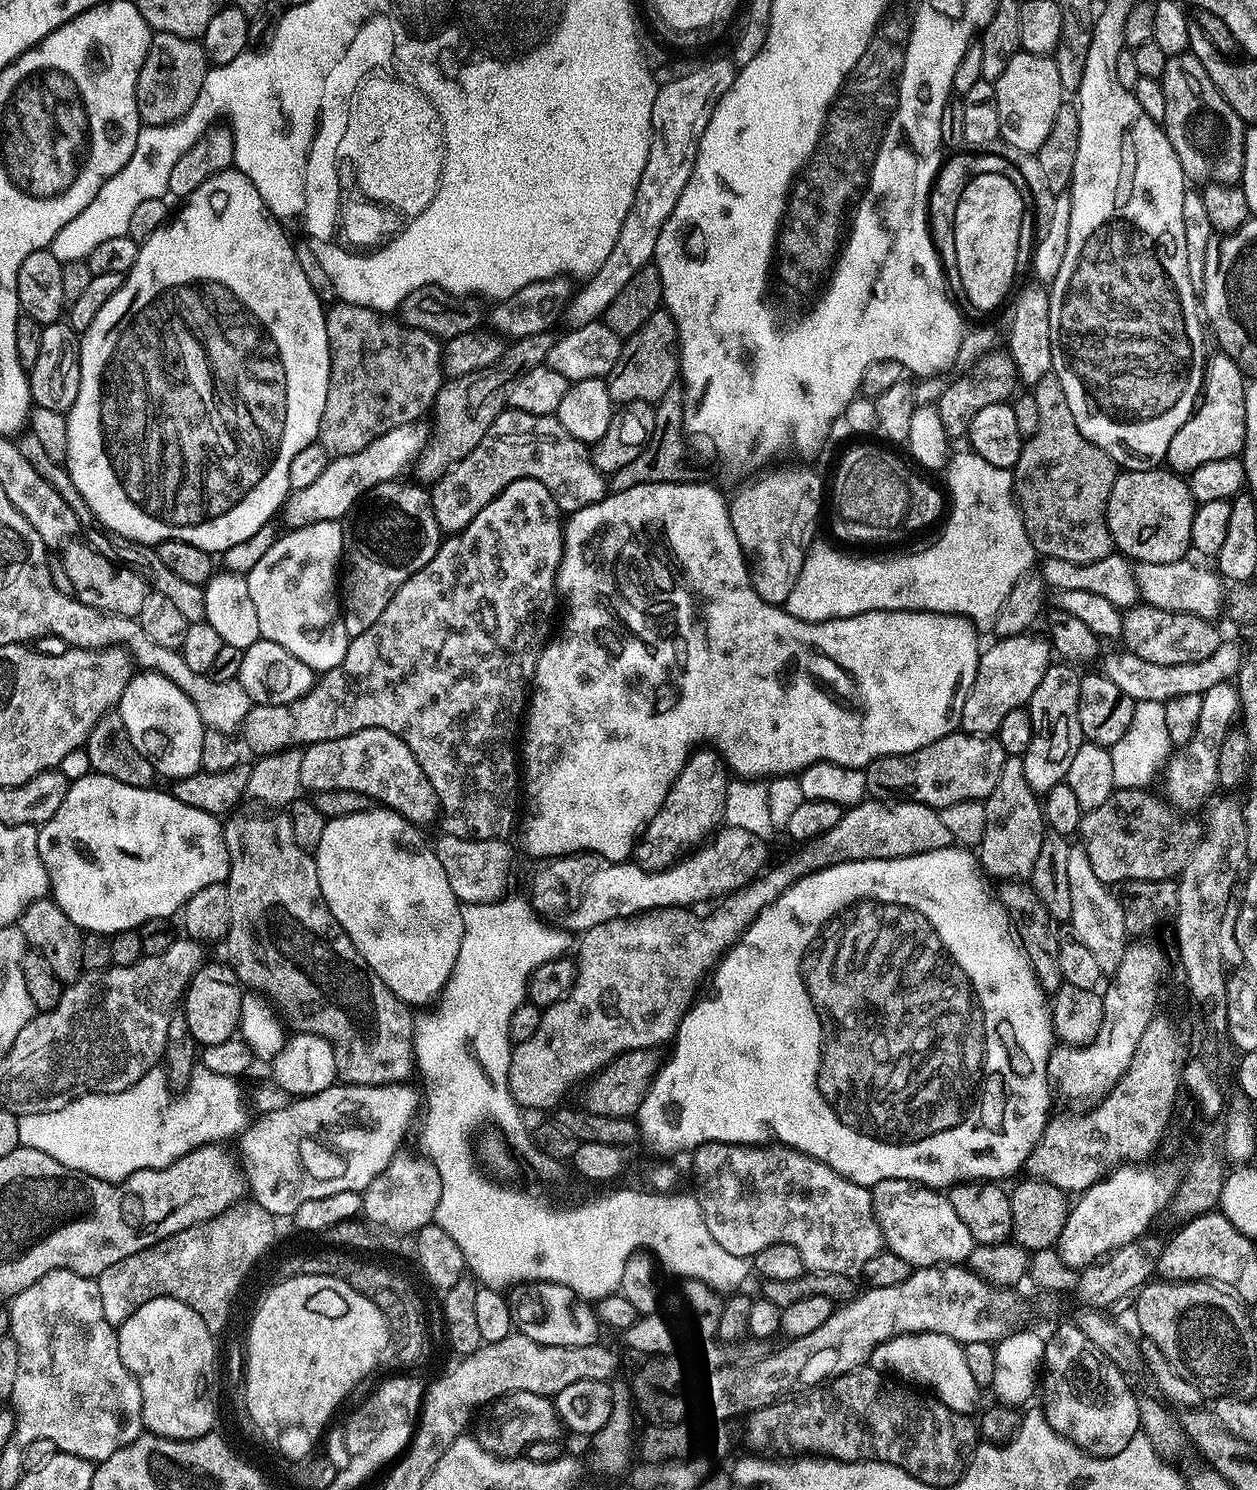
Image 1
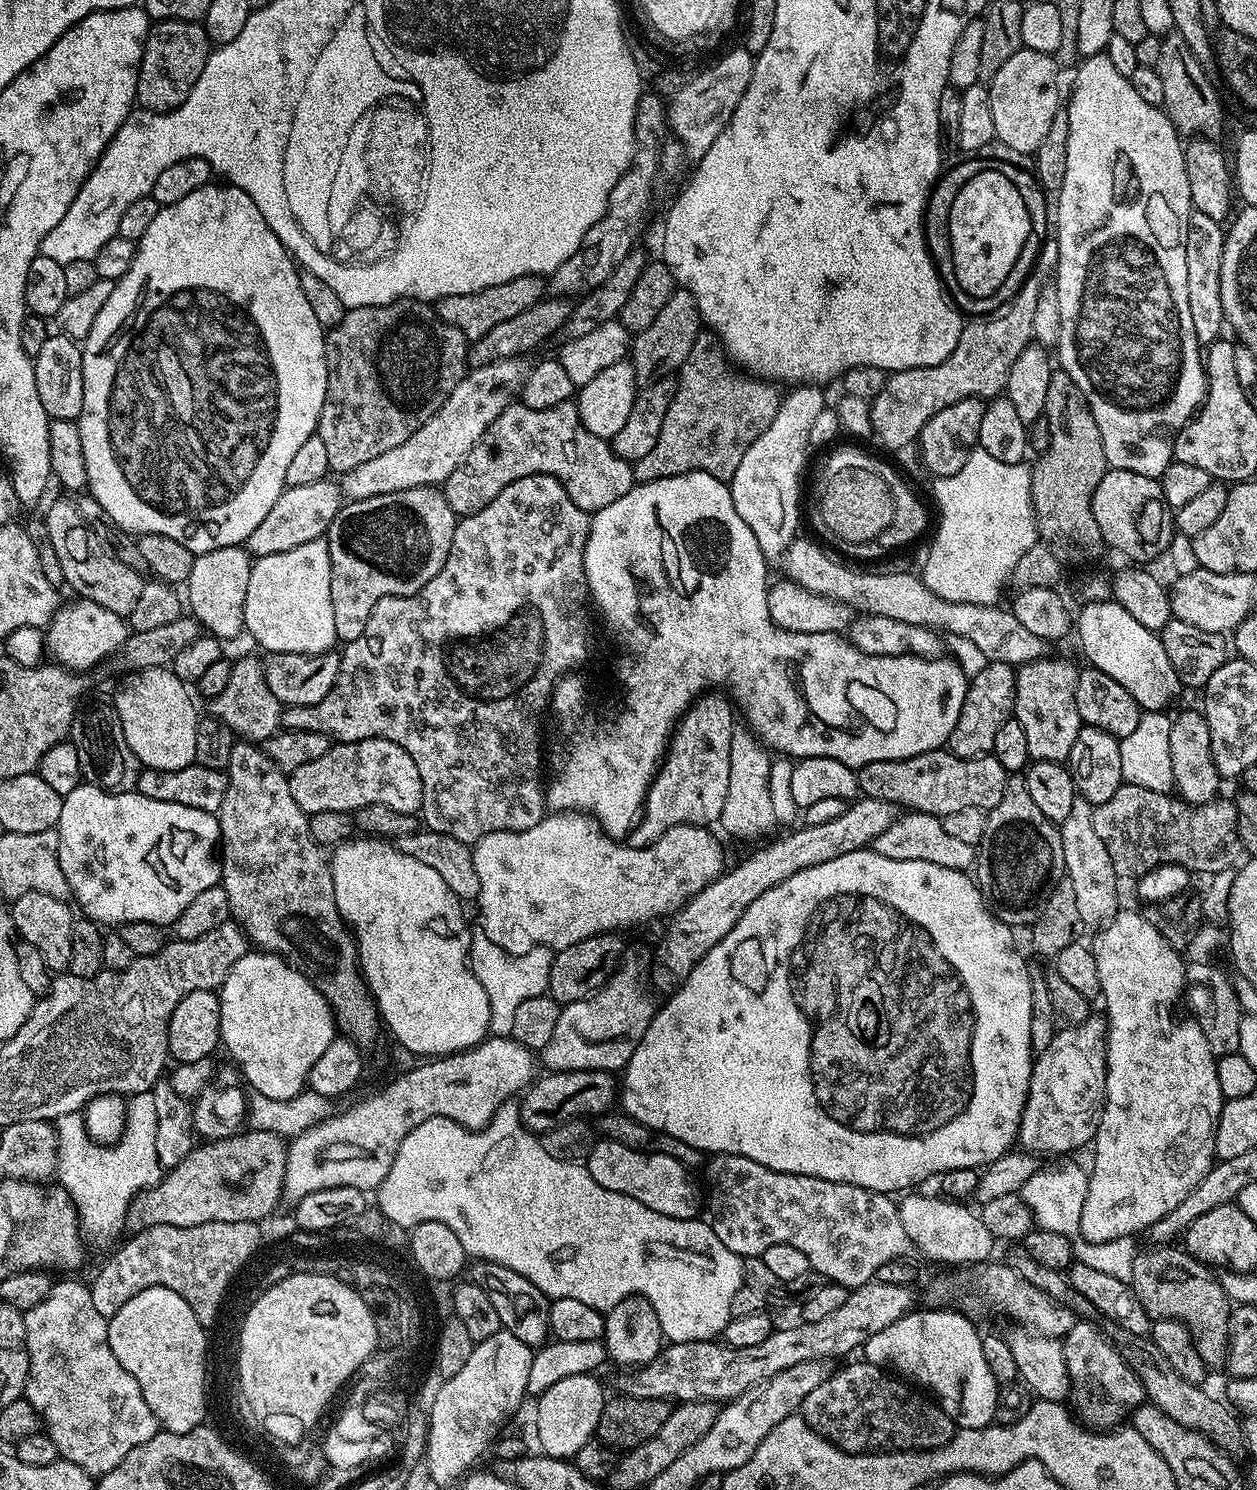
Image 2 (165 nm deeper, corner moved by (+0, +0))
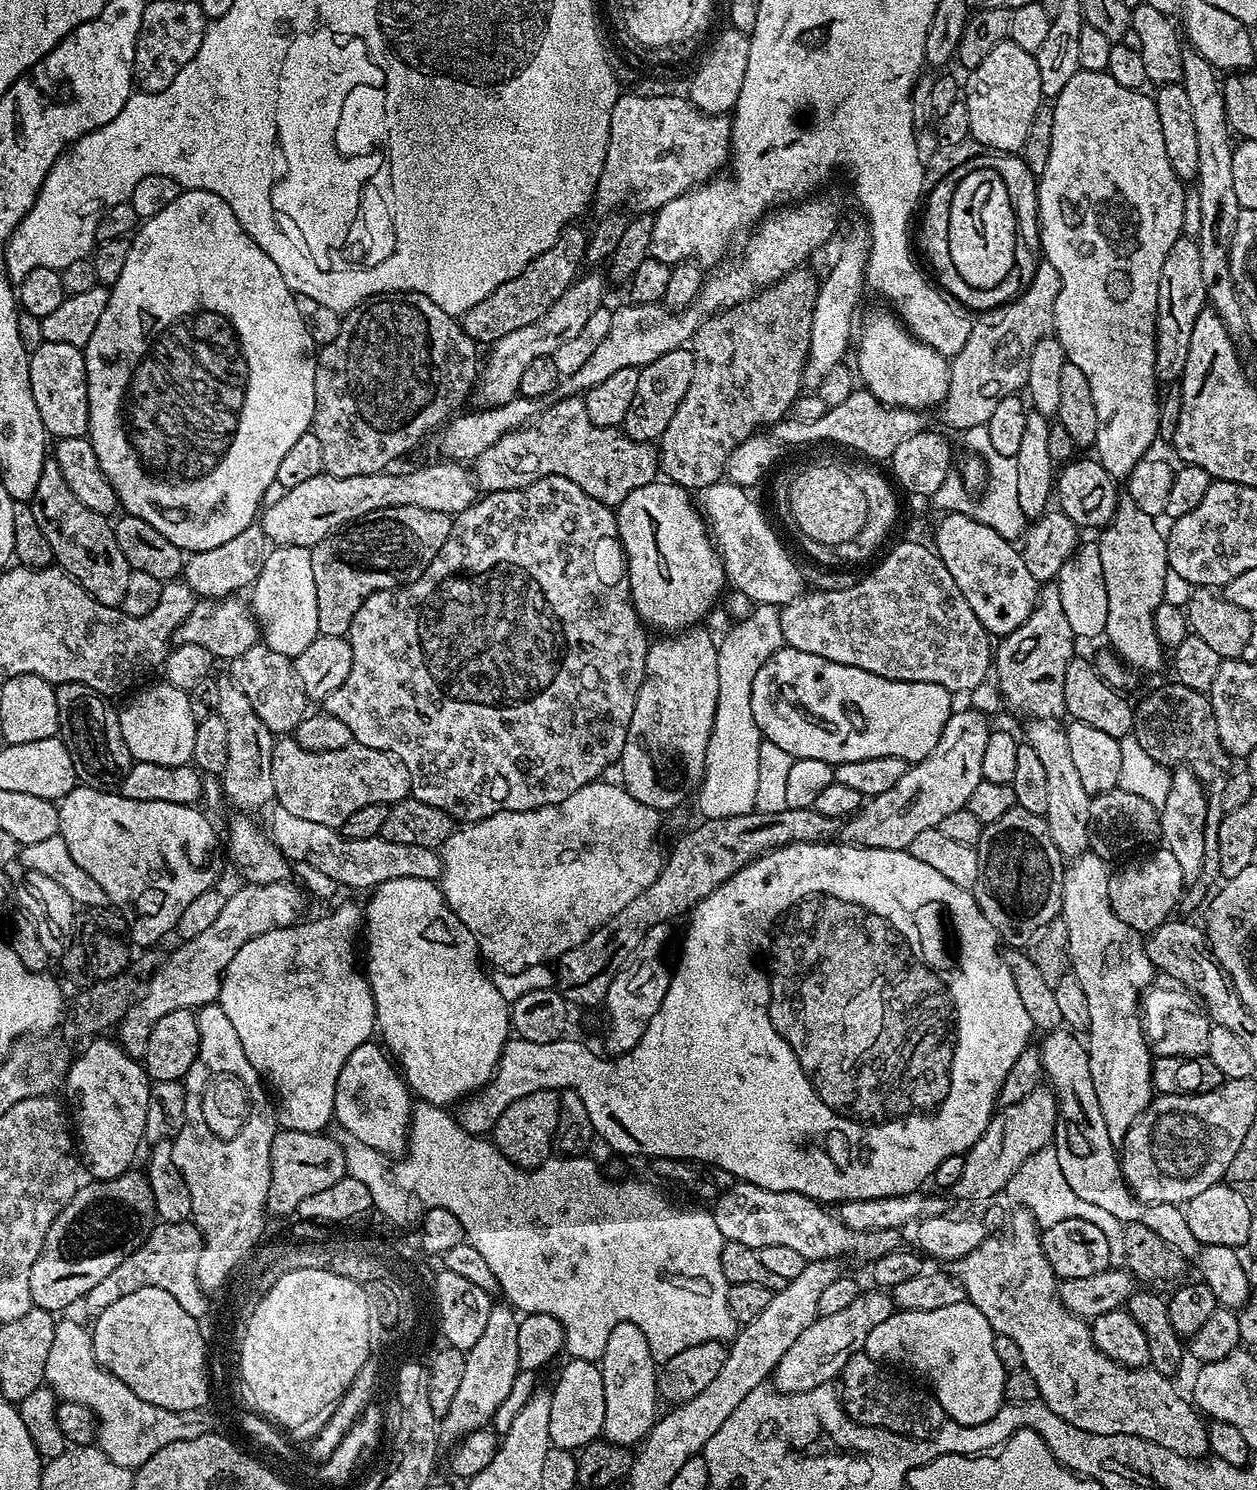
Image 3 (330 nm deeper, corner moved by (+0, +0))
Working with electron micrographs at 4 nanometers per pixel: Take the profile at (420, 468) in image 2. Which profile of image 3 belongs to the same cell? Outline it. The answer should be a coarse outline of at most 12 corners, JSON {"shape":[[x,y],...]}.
{"shape":[[600,270],[581,275],[550,310],[491,345],[477,405],[519,393],[534,358],[553,356],[605,303]]}

